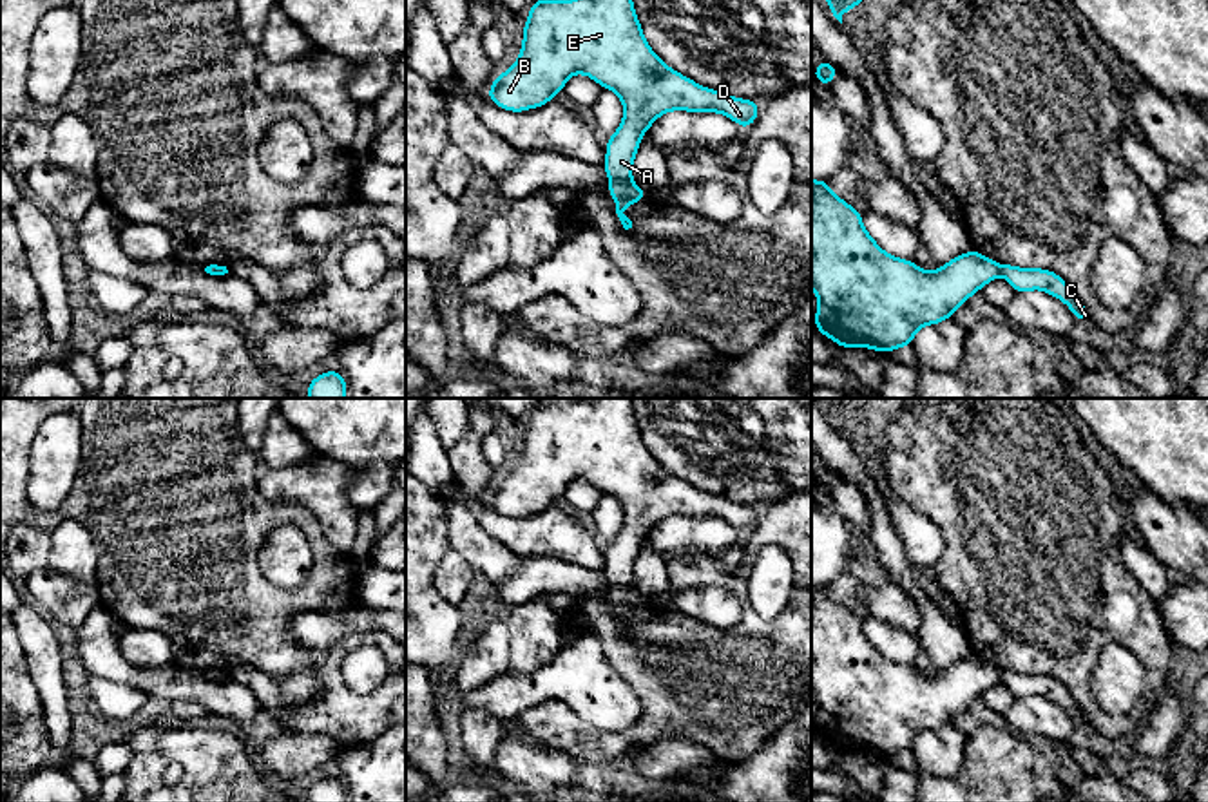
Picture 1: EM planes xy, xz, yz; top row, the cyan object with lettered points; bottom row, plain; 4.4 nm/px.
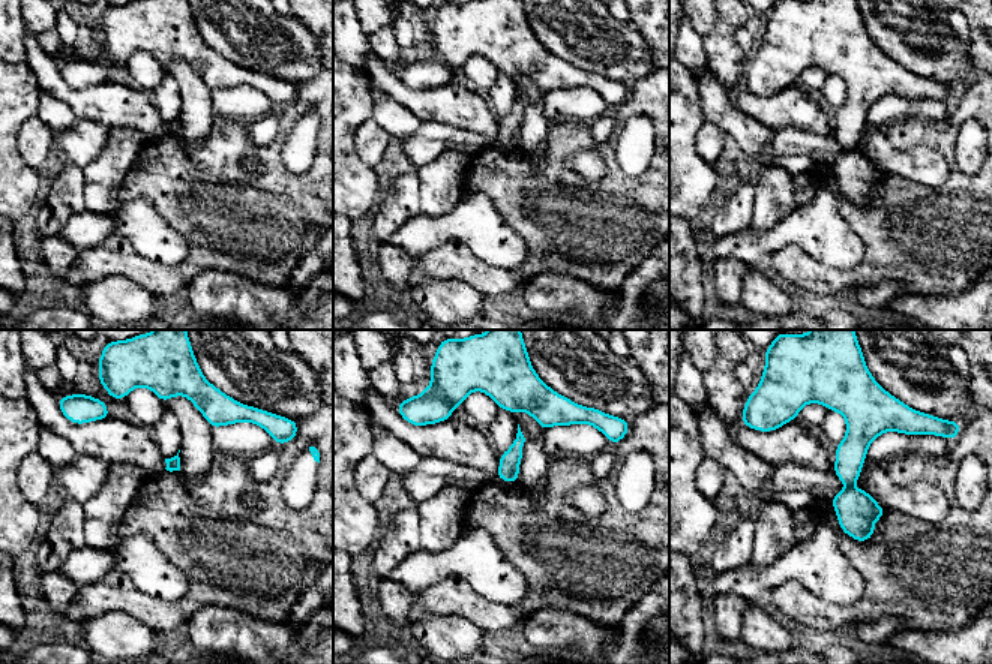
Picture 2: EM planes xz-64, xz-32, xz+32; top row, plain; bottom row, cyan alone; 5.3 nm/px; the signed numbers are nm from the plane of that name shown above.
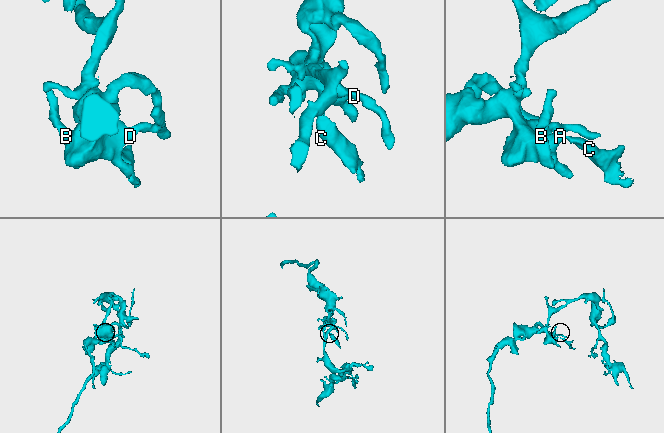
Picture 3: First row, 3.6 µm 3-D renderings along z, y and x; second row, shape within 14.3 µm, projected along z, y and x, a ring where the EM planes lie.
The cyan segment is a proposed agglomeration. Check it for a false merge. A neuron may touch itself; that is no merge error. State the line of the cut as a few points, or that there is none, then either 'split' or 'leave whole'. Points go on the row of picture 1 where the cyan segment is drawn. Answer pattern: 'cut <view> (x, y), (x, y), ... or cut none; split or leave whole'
cut xz (611, 180), (631, 181); split

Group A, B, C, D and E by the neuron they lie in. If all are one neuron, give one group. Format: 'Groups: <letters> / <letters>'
Groups: A B D E / C

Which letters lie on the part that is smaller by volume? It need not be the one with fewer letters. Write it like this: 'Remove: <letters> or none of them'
Remove: C

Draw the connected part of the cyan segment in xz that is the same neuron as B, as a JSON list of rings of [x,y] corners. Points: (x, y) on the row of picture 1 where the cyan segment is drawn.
[[[536,0],[523,25],[520,56],[511,69],[494,78],[487,98],[511,112],[538,109],[554,100],[572,74],[587,74],[616,92],[623,103],[623,119],[609,136],[603,161],[609,179],[616,183],[632,181],[641,138],[665,112],[719,112],[746,130],[761,109],[753,100],[697,85],[670,69],[645,40],[632,0]]]

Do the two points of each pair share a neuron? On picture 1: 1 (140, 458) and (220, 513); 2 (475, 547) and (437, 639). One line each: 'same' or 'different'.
1: same
2: different

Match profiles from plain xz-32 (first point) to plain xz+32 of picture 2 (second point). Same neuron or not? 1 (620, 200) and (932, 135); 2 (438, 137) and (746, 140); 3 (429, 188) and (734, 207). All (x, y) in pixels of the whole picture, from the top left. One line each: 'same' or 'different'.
1: same
2: different
3: different

